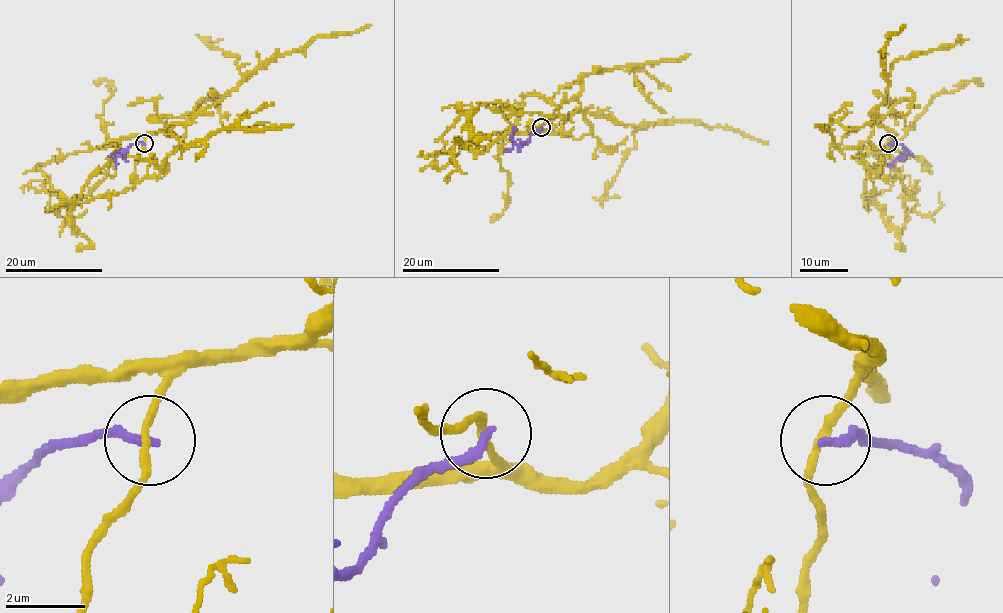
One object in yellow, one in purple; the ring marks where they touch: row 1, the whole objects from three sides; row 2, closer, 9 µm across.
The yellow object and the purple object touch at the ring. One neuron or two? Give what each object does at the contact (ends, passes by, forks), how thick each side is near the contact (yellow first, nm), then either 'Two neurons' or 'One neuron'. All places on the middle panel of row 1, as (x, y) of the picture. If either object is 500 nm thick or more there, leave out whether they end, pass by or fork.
At the ring yellow passes by. At the ring purple ends. Thickness 190 nm (yellow) against 240 nm. Two neurons

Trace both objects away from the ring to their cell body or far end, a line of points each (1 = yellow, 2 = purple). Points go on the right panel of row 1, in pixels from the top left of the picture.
1: (888, 143), (895, 132), (871, 121), (875, 110), (885, 101), (888, 85), (882, 50), (888, 36), (904, 24)
2: (888, 143), (893, 142), (904, 148), (904, 154), (890, 165), (891, 169)

